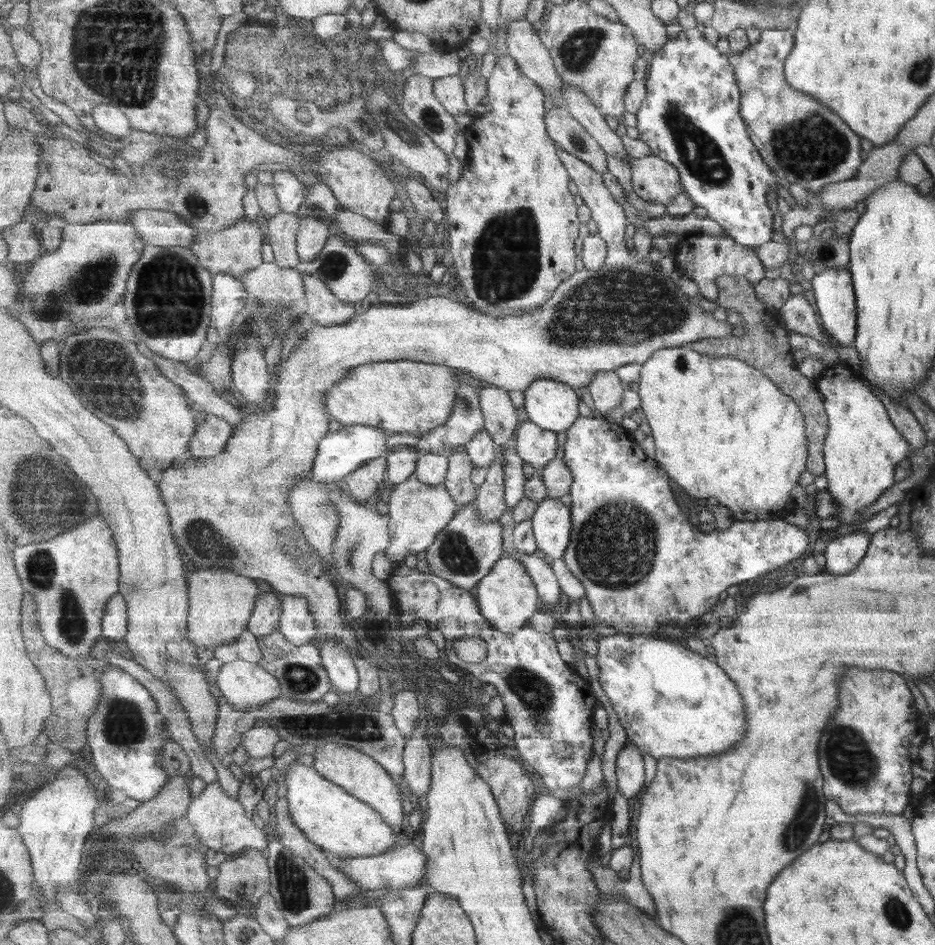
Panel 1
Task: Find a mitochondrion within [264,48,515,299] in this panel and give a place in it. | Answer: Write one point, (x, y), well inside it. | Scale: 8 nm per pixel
(392, 120)

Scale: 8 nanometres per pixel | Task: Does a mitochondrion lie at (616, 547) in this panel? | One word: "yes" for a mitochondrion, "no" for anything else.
yes

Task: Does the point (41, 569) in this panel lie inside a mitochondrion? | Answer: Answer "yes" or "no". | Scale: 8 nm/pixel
yes

